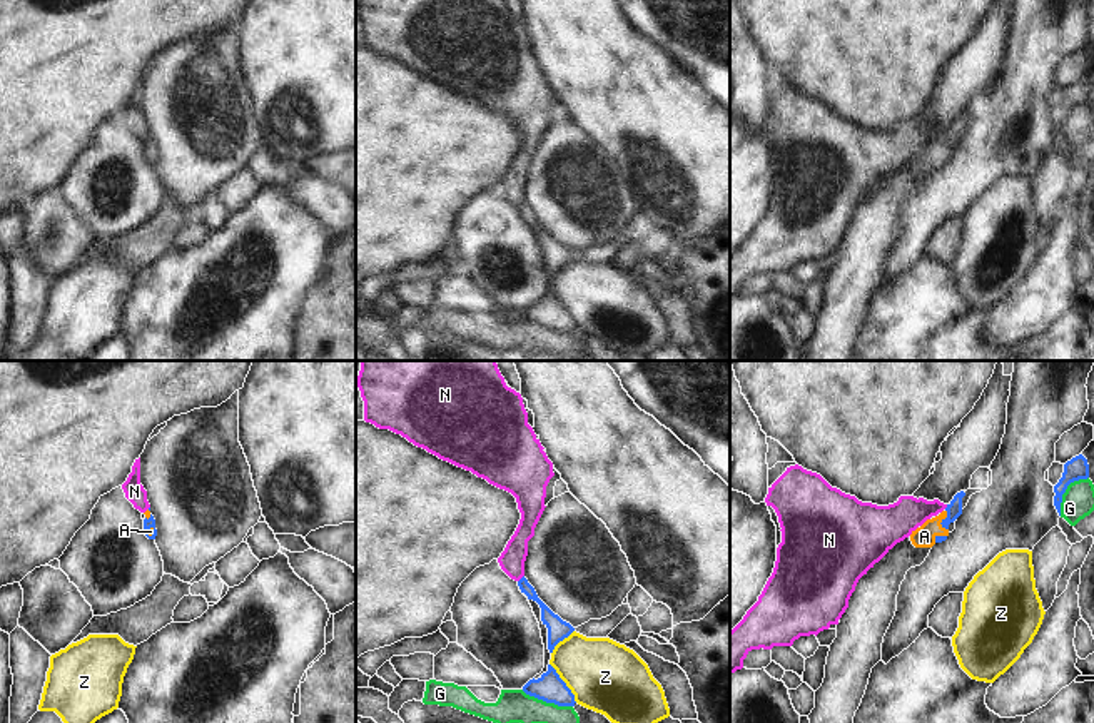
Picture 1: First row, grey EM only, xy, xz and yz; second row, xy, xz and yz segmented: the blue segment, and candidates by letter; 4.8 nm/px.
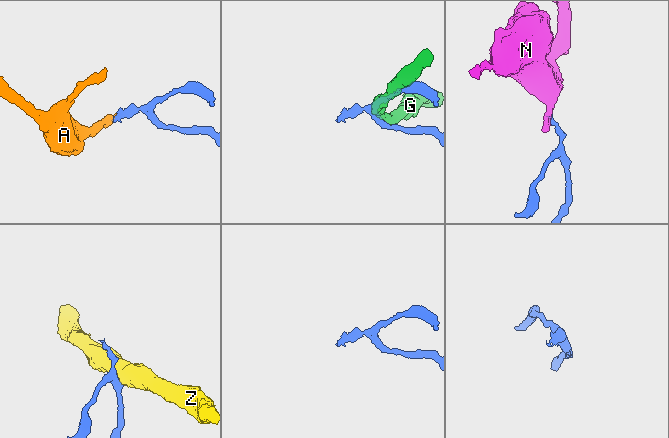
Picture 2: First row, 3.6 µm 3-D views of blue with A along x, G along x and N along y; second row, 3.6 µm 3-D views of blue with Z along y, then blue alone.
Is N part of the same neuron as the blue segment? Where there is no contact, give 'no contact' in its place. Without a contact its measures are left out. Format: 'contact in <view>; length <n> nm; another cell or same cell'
contact in xz; length 50 nm; another cell

